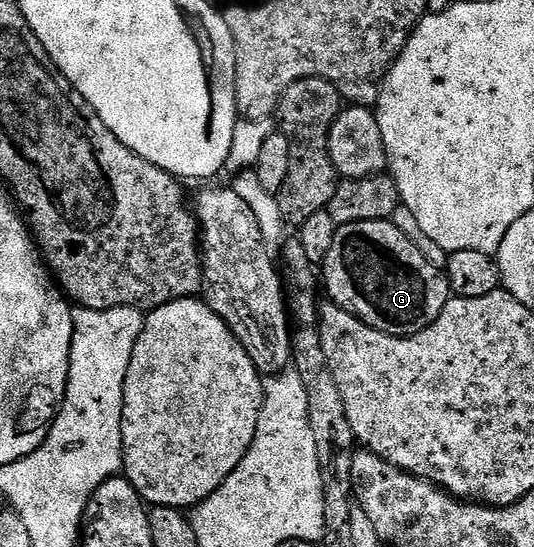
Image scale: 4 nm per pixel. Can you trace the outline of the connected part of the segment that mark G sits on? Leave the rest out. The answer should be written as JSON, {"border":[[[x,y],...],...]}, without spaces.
{"border":[[[392,220],[338,227],[332,248],[321,262],[320,278],[333,305],[397,338],[408,338],[431,326],[452,296],[445,273]]]}

